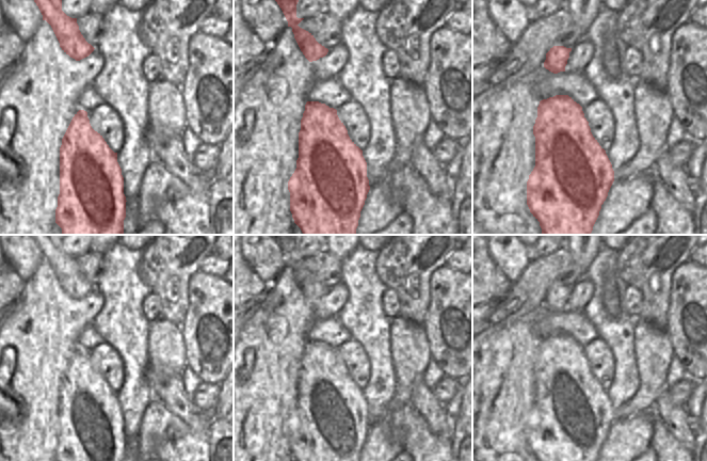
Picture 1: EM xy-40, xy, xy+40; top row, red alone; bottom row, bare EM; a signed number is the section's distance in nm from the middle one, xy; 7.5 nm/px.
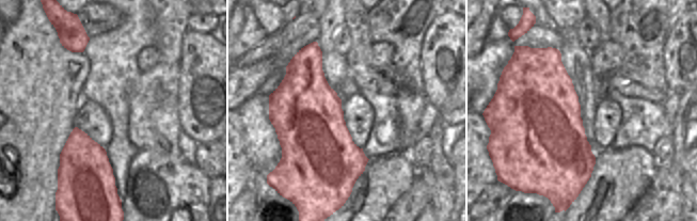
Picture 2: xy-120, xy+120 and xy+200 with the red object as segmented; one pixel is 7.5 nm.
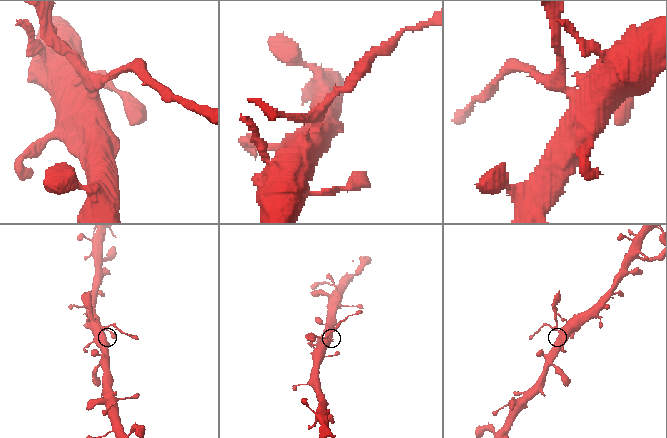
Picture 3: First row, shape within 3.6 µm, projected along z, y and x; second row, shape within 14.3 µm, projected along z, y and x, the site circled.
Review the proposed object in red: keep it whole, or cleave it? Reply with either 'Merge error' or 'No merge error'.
Merge error

